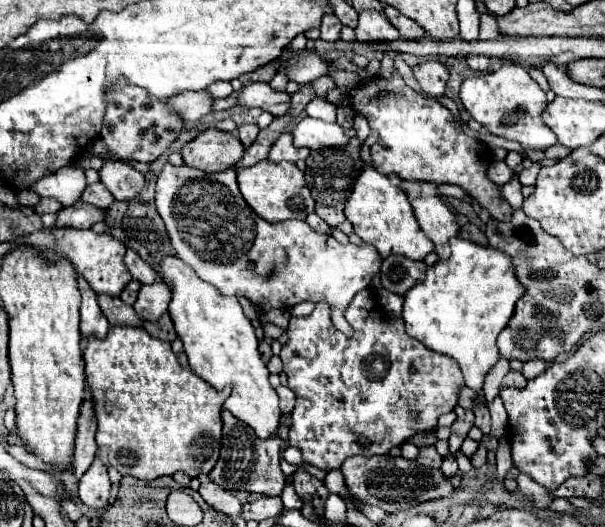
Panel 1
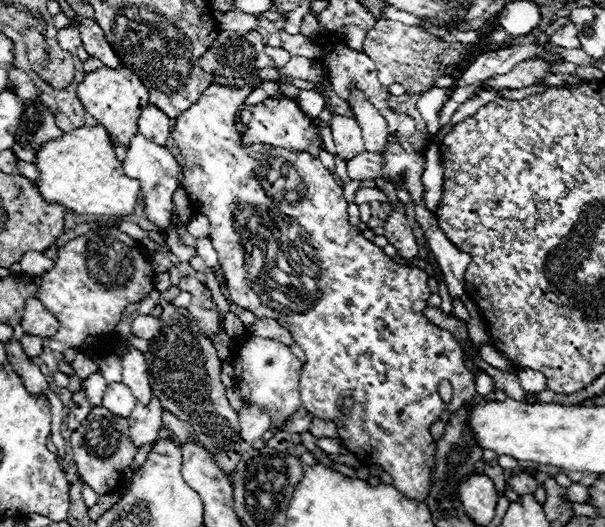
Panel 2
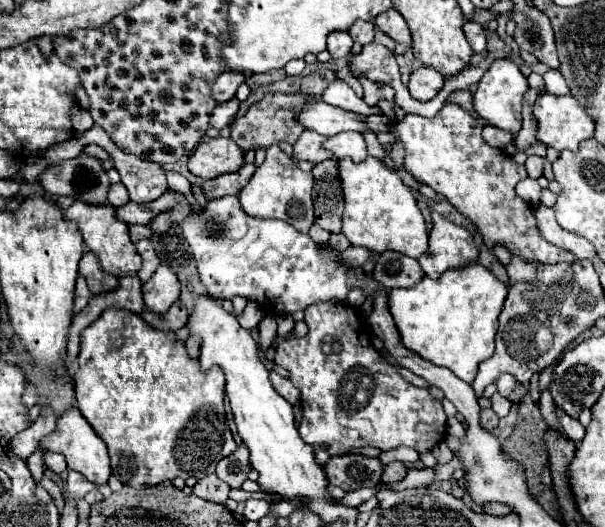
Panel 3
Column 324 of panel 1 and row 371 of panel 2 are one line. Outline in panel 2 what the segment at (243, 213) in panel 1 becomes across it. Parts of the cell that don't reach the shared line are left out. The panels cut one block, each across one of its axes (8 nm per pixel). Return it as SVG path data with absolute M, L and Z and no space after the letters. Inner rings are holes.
M248 334L236 342L236 352L238 354L232 356L232 366L234 366L234 380L242 392L242 398L246 400L246 404L256 404L260 408L266 408L272 418L272 428L280 430L282 424L302 406L298 384L304 364L282 342L256 338Z

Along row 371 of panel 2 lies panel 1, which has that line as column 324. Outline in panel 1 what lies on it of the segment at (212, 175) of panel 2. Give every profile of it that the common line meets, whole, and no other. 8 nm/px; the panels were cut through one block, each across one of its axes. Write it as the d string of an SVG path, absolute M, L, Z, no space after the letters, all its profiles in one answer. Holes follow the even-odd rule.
M360 290L360 294L356 294L356 298L350 302L350 306L348 306L348 310L344 312L344 316L346 316L348 324L350 324L352 330L354 330L352 336L346 336L344 332L340 332L340 330L334 328L334 324L332 324L332 320L330 320L330 306L324 304L324 302L316 304L316 308L314 308L314 312L312 312L310 316L304 316L304 318L296 318L296 316L292 316L292 318L290 318L290 326L288 326L288 330L286 330L286 334L288 334L288 342L282 346L282 352L280 352L280 358L282 358L282 362L284 362L284 372L288 374L288 388L296 394L296 406L294 406L294 410L292 410L292 426L290 426L288 442L290 442L290 446L296 446L296 448L302 450L302 460L304 460L304 464L316 466L316 468L320 468L320 470L340 468L342 462L344 462L346 458L350 458L350 456L358 456L358 454L362 454L362 456L388 454L390 448L404 444L404 442L406 442L410 436L414 436L418 430L436 430L436 422L438 422L438 418L440 418L442 414L454 410L454 406L458 404L460 390L466 386L458 362L456 362L454 358L446 356L446 354L440 354L440 352L428 350L428 348L426 348L424 344L420 344L416 338L410 338L410 336L406 334L406 330L404 330L404 320L402 320L400 316L398 316L398 318L388 316L388 314L382 310L382 306L378 304L378 300L376 300L376 296L372 294L372 290ZM414 362L416 362L416 372L410 370L410 368L414 366ZM414 408L416 408L416 412L418 412L418 420L416 420L416 422L408 416L408 412L414 410ZM360 436L368 436L372 444L366 446L366 448L358 446L356 442L358 442Z

